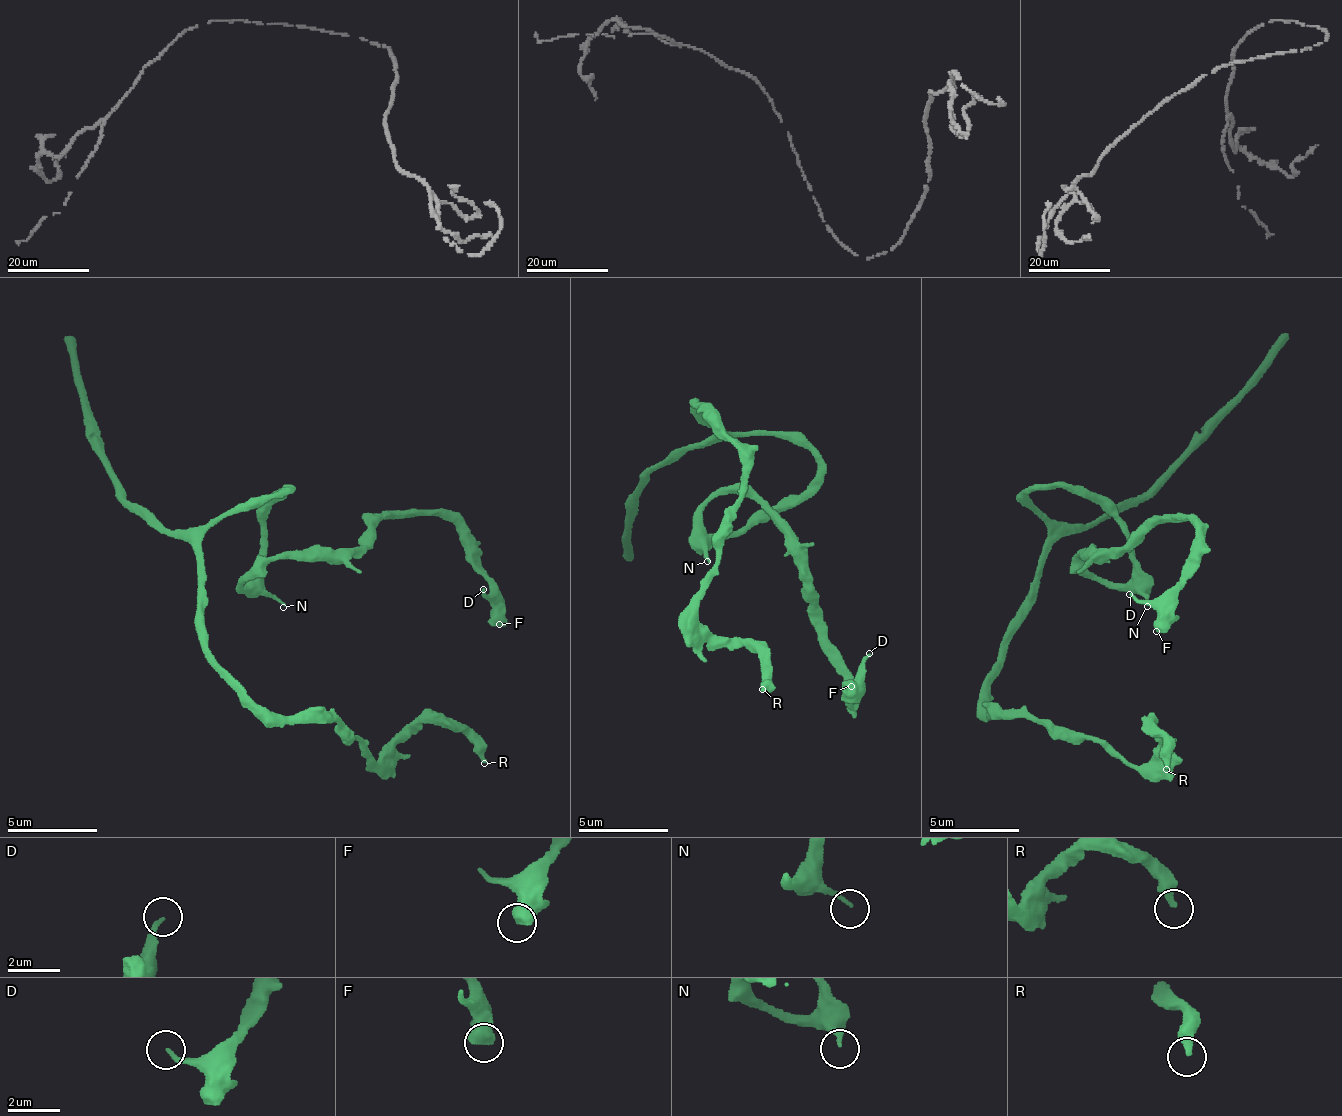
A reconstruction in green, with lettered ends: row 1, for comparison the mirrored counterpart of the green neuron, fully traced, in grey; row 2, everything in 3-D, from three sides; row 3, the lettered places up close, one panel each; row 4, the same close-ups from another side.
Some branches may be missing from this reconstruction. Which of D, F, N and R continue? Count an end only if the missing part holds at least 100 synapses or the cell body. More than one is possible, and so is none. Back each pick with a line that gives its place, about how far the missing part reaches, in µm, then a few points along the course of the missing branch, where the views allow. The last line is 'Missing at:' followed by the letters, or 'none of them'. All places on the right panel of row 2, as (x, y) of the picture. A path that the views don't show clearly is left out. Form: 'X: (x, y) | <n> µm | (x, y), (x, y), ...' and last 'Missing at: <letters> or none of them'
Missing at: none of them

